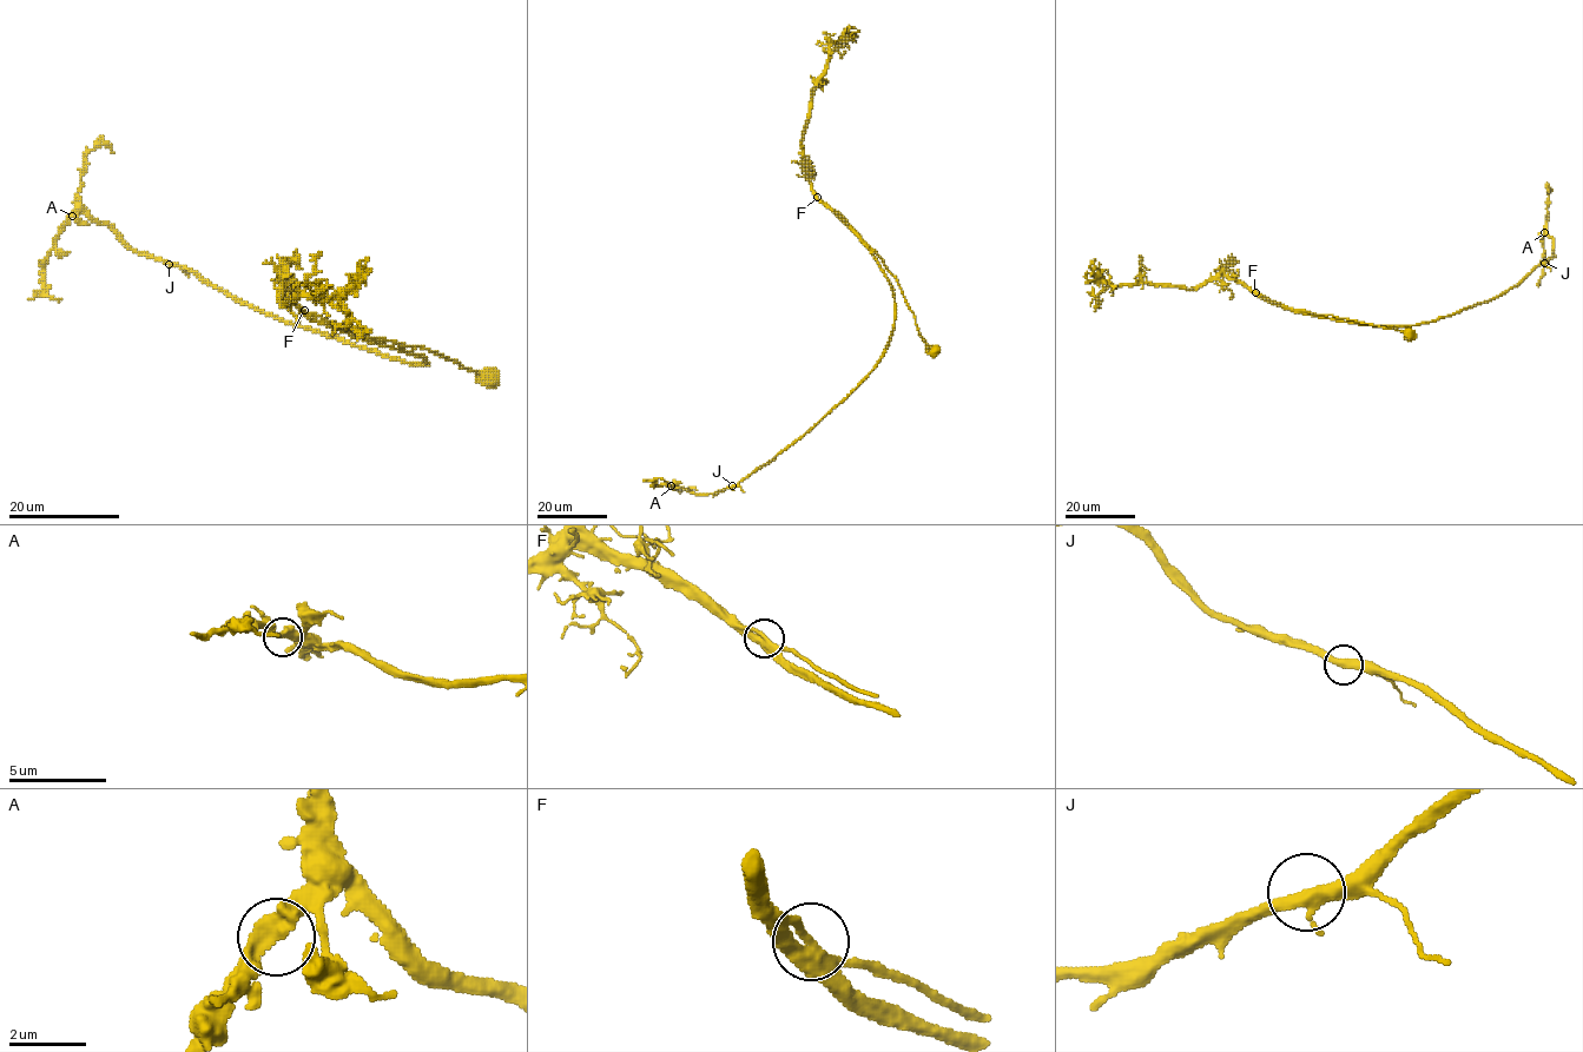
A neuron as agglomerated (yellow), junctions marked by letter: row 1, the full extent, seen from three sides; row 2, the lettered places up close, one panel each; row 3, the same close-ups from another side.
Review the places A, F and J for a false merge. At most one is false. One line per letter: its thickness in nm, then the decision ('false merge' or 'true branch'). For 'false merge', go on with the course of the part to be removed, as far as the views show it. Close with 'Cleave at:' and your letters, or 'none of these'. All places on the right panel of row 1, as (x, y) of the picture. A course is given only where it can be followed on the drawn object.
A: 400 nm thick; true branch
F: 440 nm thick; true branch
J: 400 nm thick; true branch
Cleave at: none of these

